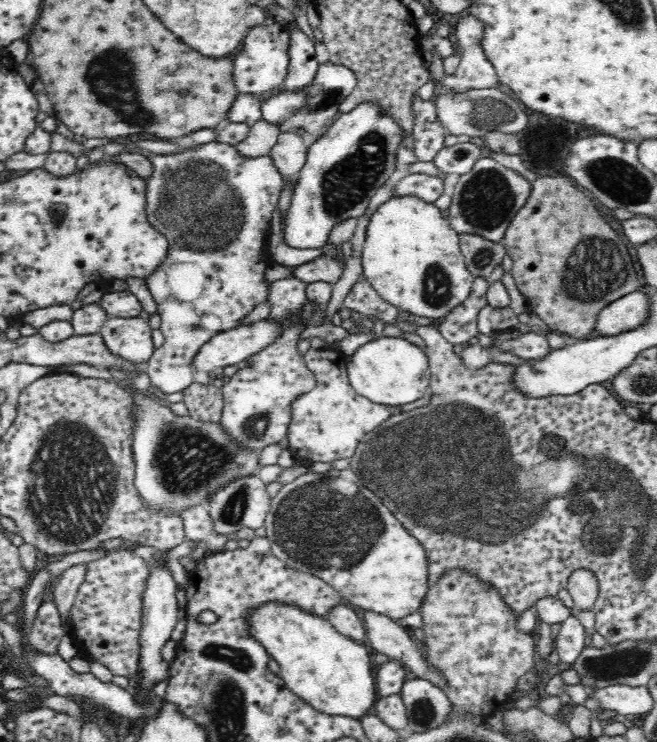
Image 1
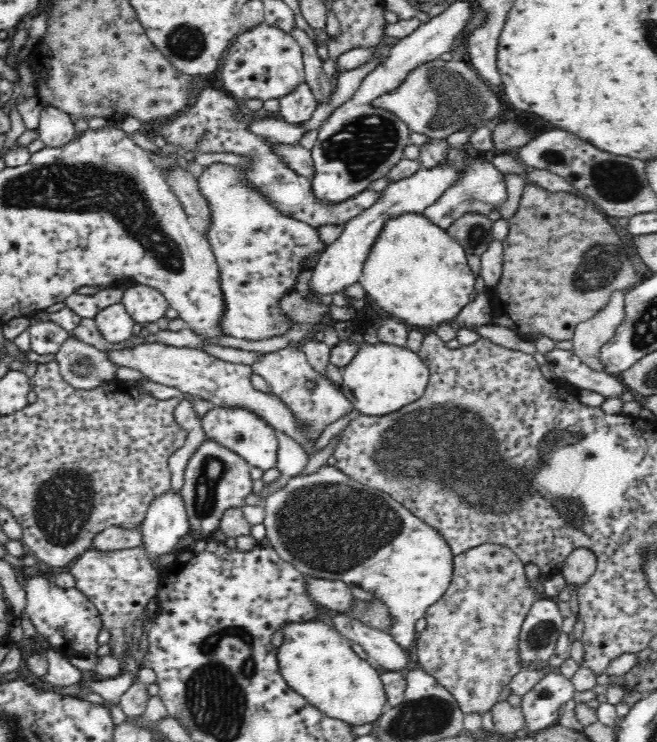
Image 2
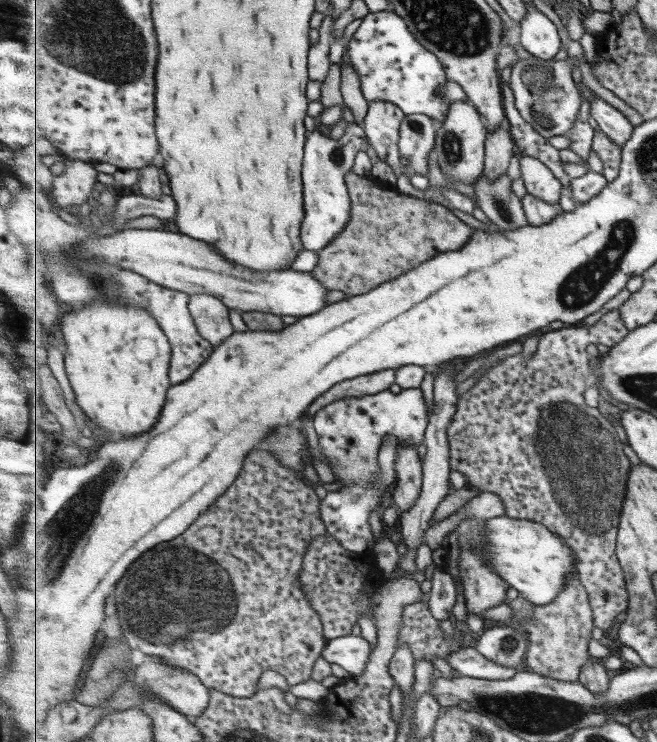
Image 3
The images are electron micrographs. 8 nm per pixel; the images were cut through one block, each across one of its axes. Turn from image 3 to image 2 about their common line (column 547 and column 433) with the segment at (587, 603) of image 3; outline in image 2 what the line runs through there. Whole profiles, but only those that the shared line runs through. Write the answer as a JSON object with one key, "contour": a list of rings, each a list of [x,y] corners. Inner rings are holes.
{"contour":[[[484,542],[480,546],[472,547],[465,550],[462,554],[457,554],[454,557],[455,568],[451,578],[451,585],[446,590],[443,598],[440,601],[435,602],[425,614],[425,620],[427,625],[425,629],[416,637],[416,656],[418,656],[418,664],[424,669],[430,676],[436,678],[436,680],[445,686],[455,697],[465,715],[469,713],[477,712],[483,716],[486,712],[490,712],[493,706],[497,703],[497,698],[500,696],[500,692],[512,682],[512,676],[520,672],[520,661],[518,661],[518,655],[516,655],[516,646],[518,646],[518,634],[520,634],[520,626],[524,622],[524,617],[528,614],[530,606],[539,597],[538,586],[544,582],[542,575],[540,575],[535,584],[530,586],[530,580],[526,578],[526,572],[524,571],[525,564],[519,555],[514,554],[514,551],[507,546],[502,546],[500,543]]]}

